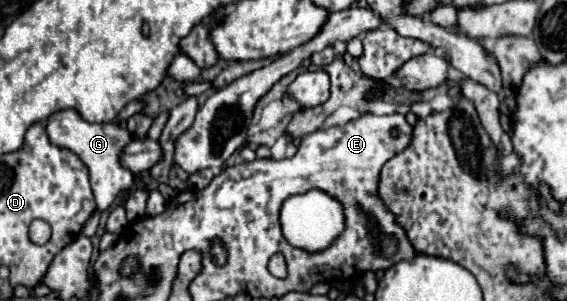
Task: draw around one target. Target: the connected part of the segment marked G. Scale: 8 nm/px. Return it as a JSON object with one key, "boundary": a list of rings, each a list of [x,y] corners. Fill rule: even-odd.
{"boundary":[[[60,110],[48,118],[46,132],[48,132],[48,138],[52,144],[72,150],[88,166],[92,192],[94,192],[100,212],[108,210],[122,190],[134,188],[134,174],[120,164],[120,154],[122,154],[124,146],[128,146],[132,142],[132,134],[126,128],[120,128],[116,122],[90,124],[76,110]]]}

